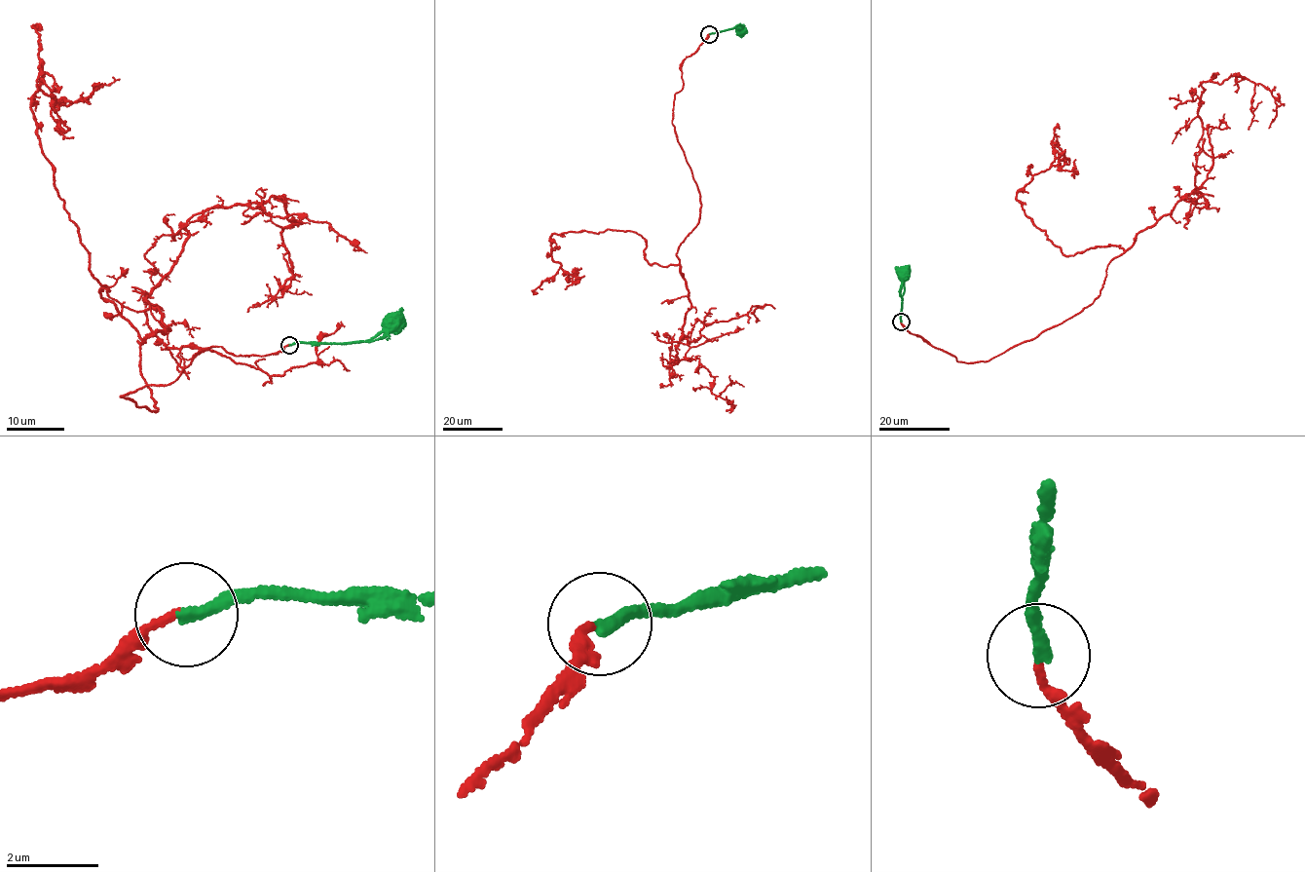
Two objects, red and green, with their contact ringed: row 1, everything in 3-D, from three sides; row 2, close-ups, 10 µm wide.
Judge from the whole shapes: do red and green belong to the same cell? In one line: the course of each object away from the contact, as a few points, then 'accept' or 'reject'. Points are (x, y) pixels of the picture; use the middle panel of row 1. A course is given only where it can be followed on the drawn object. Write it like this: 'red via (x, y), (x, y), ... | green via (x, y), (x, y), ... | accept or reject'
red via (708, 34), (674, 94), (701, 206), (677, 250), (690, 306), (667, 363), (698, 359), (727, 396) | green via (709, 34), (734, 28), (745, 29), (741, 31) | accept

